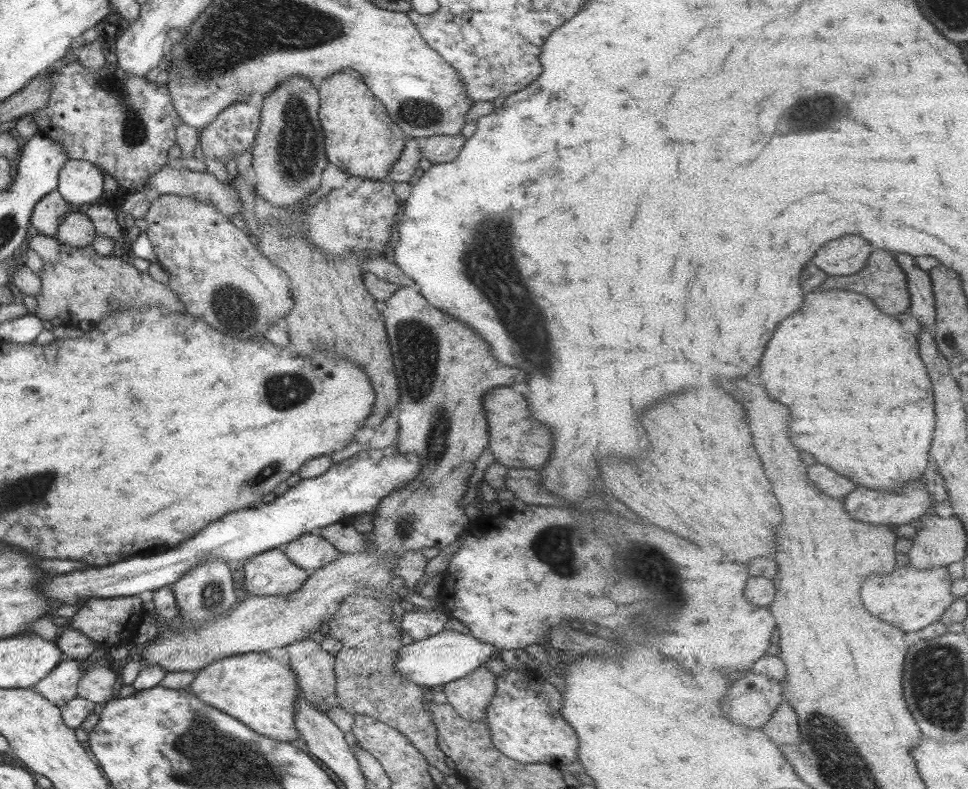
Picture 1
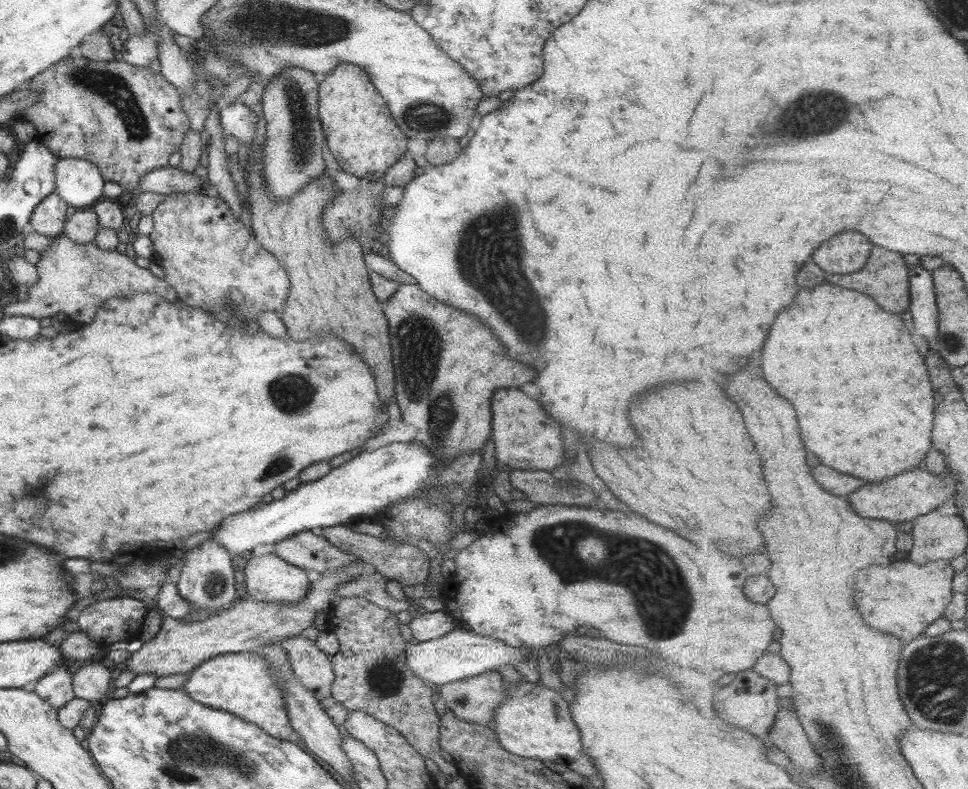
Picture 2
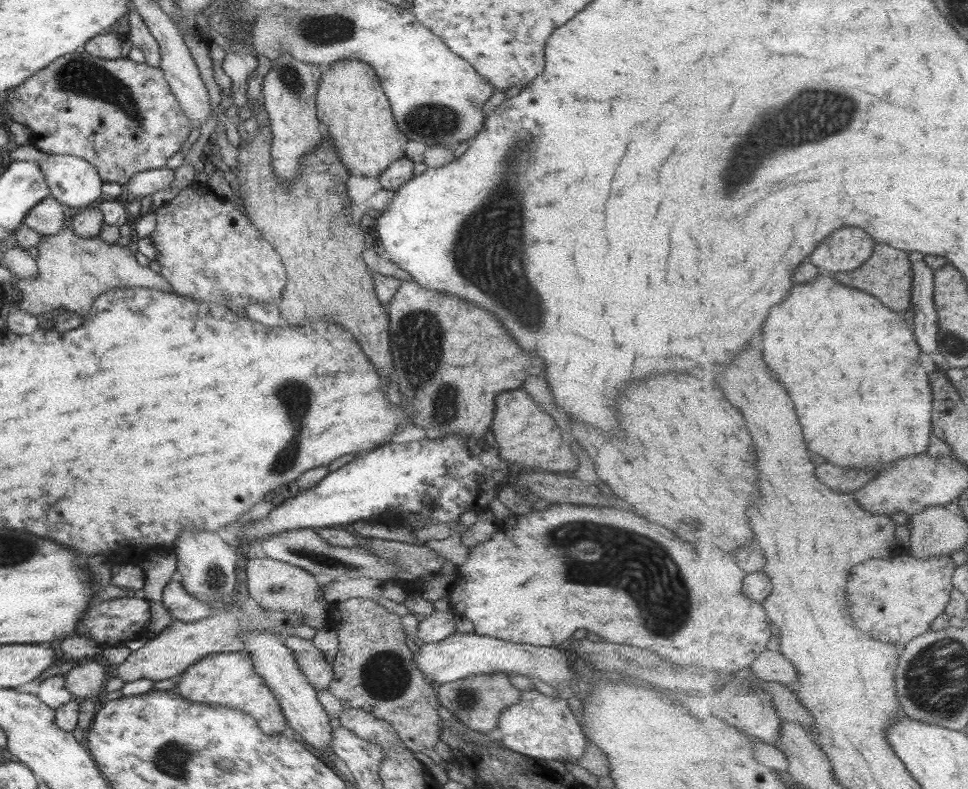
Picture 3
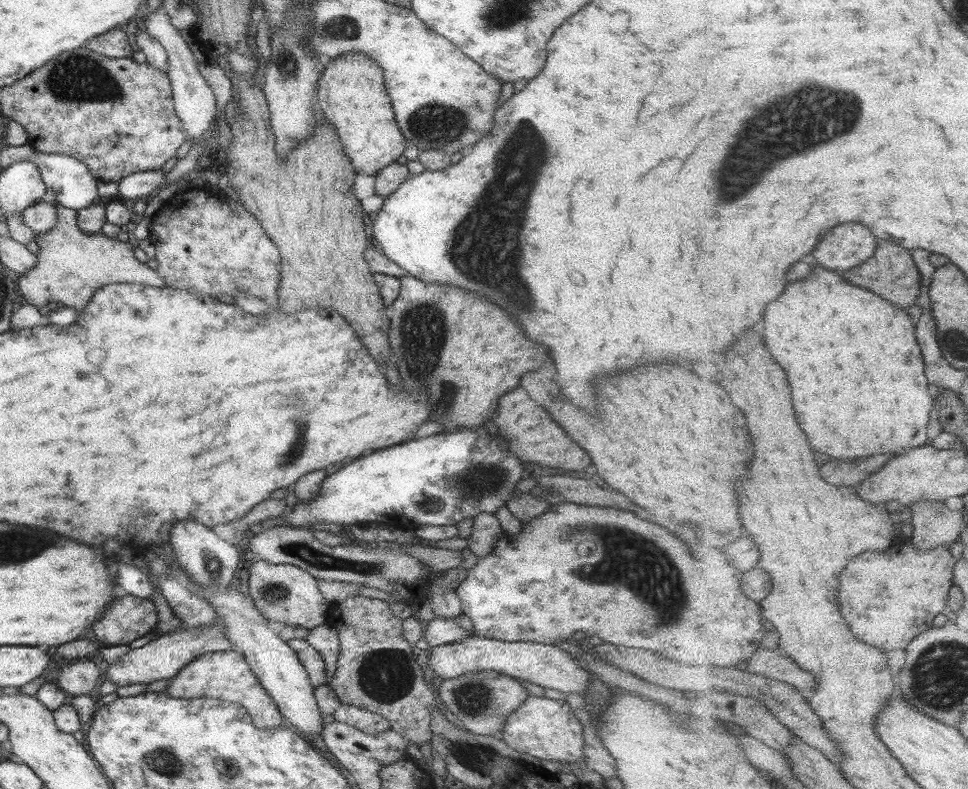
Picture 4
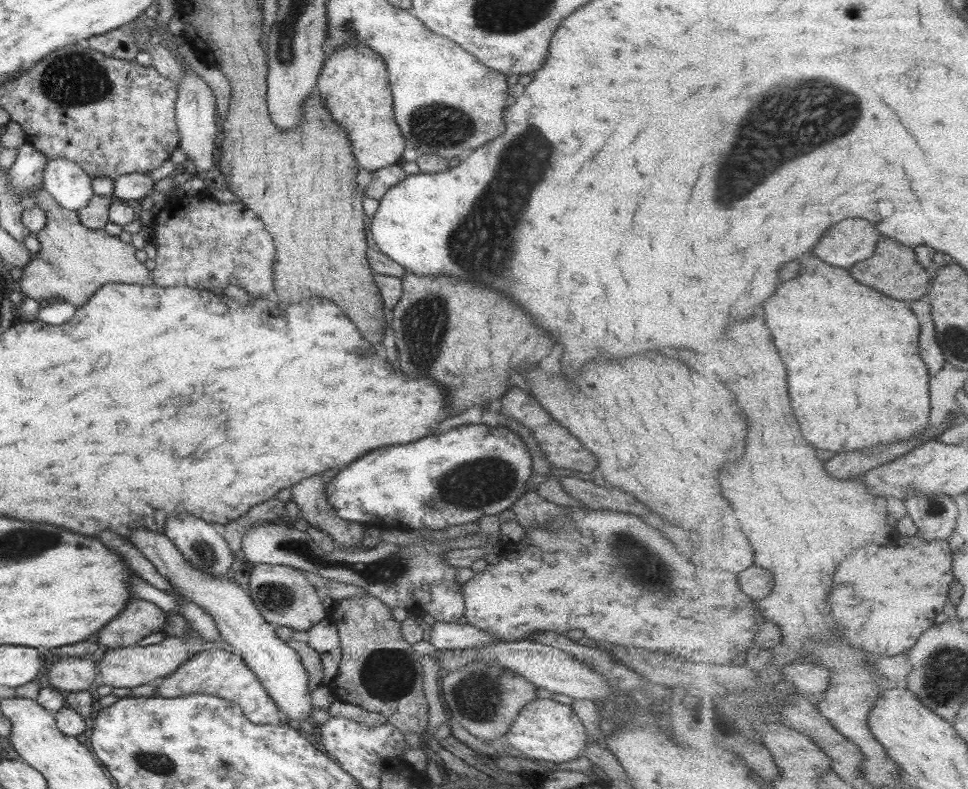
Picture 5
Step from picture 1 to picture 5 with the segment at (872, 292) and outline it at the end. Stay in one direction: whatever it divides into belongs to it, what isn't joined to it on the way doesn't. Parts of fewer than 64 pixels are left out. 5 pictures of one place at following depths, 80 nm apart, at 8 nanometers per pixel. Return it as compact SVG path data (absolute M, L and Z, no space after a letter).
M885 235L882 236L883 238L880 238L878 242L876 253L849 269L852 277L897 300L911 302L920 300L923 295L928 296L932 289L934 273L920 263L913 247L897 240L891 240Z

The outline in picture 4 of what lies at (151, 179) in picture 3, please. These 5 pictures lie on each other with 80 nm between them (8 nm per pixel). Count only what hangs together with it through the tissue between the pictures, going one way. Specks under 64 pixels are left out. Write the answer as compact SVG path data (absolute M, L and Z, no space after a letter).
M161 170L141 171L125 175L118 181L115 198L146 198L157 186L165 182L166 172Z

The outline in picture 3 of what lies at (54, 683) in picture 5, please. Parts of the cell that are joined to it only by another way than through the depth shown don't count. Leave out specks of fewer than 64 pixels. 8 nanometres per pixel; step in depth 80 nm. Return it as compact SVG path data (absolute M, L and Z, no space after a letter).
M92 660L83 665L73 667L69 672L63 674L65 688L76 699L88 699L97 696L106 682L105 675L108 674L101 665Z

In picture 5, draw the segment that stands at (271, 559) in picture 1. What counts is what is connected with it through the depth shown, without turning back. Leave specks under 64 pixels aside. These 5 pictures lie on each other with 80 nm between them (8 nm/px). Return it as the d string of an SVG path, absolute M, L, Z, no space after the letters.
M271 564L252 565L248 578L248 589L247 593L259 614L271 625L286 626L293 631L308 631L314 624L327 617L324 606L321 604L322 596L317 593L316 588L312 584L309 584L308 578L301 571L297 571L289 566Z

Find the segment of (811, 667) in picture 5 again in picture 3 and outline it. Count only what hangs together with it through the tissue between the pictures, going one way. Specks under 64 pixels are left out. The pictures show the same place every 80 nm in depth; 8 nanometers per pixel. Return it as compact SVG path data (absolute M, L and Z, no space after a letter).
M779 650L763 651L752 664L751 671L762 680L787 685L798 682L797 667Z

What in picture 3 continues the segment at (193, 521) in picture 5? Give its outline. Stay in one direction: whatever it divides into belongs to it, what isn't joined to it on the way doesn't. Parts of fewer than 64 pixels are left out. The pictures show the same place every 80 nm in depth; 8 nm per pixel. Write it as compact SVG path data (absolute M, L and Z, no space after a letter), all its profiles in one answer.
M182 530L174 540L174 554L176 556L176 571L181 574L180 584L189 596L201 602L224 602L236 596L233 590L235 584L235 562L239 557L239 549L229 546L218 537L215 532L203 530Z

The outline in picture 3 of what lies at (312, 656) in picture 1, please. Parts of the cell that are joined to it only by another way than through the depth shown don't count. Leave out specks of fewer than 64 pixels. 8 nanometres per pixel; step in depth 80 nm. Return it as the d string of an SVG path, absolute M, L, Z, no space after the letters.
M282 636L281 642L292 652L297 668L302 672L305 680L316 690L325 690L333 680L332 666L325 660L324 654L312 645L310 640L300 637Z

